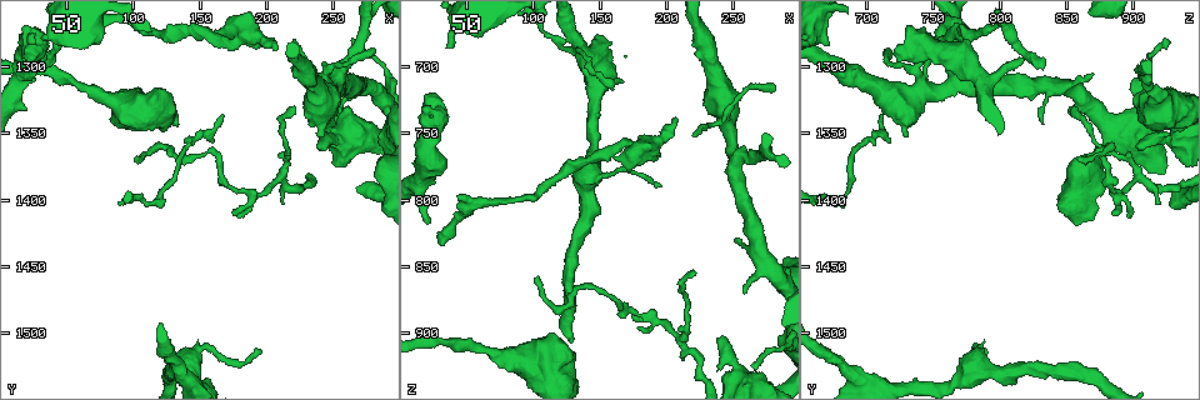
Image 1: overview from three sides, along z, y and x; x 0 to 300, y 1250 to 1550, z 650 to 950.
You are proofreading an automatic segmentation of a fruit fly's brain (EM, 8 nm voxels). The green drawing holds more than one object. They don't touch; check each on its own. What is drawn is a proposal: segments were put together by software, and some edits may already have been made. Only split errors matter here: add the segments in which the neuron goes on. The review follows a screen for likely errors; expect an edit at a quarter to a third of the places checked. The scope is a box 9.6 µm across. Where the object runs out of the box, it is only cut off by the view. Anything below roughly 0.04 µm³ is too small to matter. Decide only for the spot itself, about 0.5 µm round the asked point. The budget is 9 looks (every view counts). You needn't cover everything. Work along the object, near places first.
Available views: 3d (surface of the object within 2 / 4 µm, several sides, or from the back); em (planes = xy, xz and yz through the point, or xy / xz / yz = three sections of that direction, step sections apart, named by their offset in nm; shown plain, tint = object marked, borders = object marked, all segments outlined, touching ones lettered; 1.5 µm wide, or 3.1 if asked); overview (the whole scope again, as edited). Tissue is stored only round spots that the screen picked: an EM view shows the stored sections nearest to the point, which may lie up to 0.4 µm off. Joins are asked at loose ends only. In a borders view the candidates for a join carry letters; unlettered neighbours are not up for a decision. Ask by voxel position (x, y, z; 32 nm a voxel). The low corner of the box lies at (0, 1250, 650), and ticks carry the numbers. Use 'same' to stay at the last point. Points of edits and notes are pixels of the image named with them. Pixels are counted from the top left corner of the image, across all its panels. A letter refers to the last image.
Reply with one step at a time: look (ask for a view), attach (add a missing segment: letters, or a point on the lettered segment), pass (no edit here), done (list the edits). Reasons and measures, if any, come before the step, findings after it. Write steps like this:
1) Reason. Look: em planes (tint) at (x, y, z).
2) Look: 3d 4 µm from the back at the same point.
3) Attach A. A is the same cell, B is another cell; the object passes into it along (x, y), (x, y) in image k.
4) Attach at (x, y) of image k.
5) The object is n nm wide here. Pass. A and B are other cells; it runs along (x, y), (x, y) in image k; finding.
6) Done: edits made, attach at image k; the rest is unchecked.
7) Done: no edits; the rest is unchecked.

Branch stops here. Look: em yz step 4 (tint) at (256, 1306, 870).

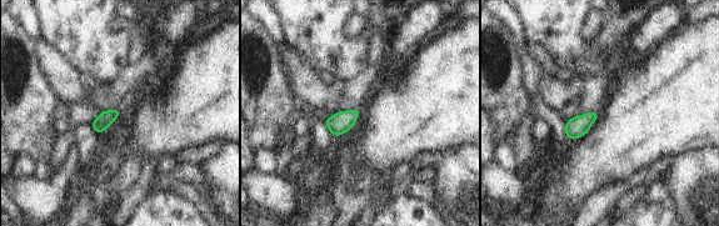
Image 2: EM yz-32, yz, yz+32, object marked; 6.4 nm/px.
Look: em planes (borders) at the same point.

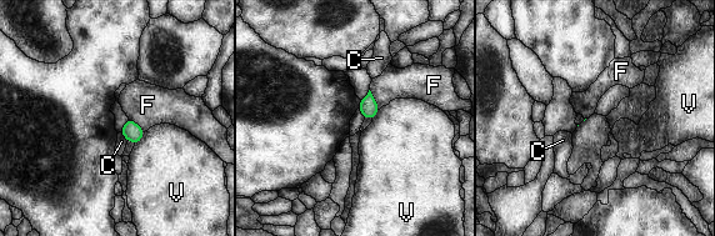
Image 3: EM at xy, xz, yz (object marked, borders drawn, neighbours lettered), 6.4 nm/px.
Pass. C, F and V are other cells; a border runs along (369, 90), (378, 109) in image 3; no lettered segment goes on from it.

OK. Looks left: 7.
Thin end. Look: em planes (plain) at (282, 1286, 718).

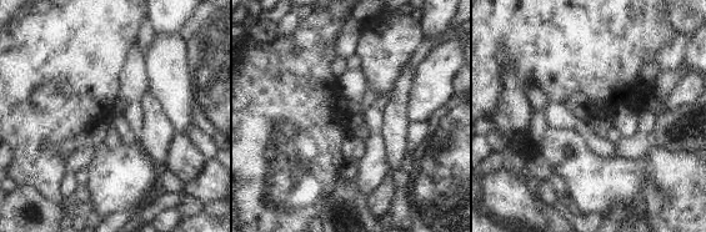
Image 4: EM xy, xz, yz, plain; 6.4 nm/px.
See the neighbours. Look: em planes (borders) at the same point.

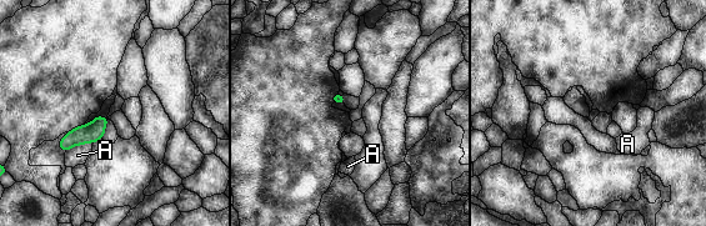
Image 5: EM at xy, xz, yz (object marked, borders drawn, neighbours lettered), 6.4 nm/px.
The longest contact is with A, 190 nm. Pass. A is another cell; a border runs along (93, 142), (74, 145), (66, 151) in image 5; no lettered segment goes on from it.

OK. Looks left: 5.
An open end. Look: em planes (borders) at (246, 1364, 902).

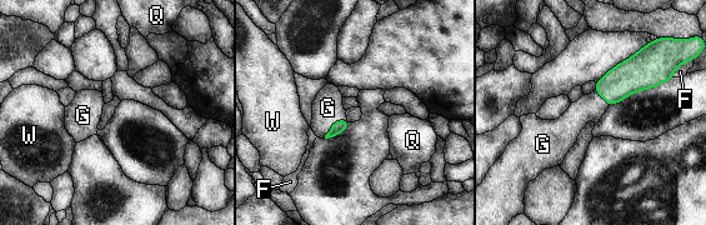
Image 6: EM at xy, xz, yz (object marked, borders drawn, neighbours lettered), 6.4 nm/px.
Attach G. G is the same cell, F, Q and W are other cells; the object passes into it along (339, 126), (333, 124), (328, 108) in image 6; it goes on there.

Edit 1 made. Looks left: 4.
Look: overview.

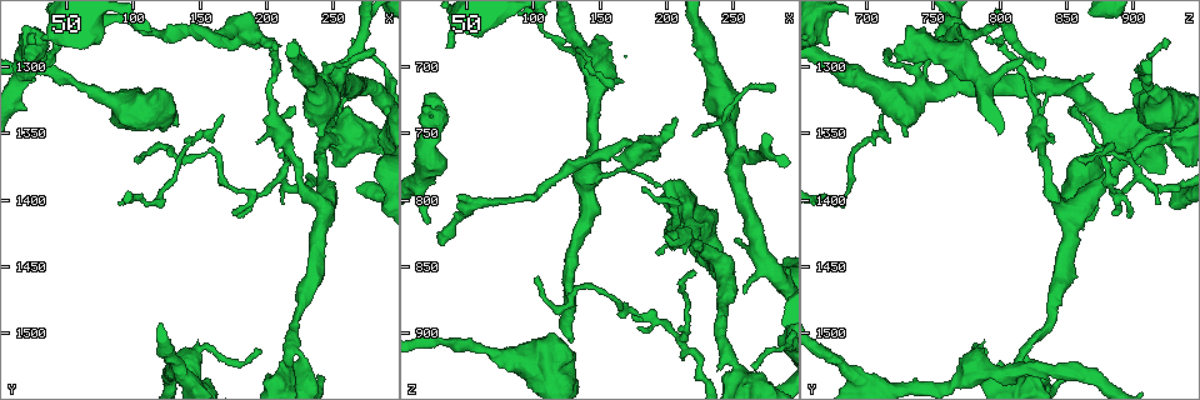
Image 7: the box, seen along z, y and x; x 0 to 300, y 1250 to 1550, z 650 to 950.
Free end. Look: em planes (plain) at (30, 1294, 832).

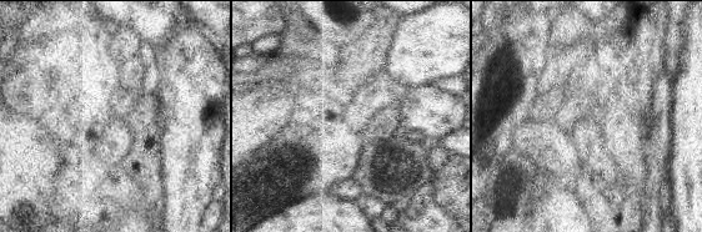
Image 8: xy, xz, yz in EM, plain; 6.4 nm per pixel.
What lies round it. Look: em planes (borders) at the same point.

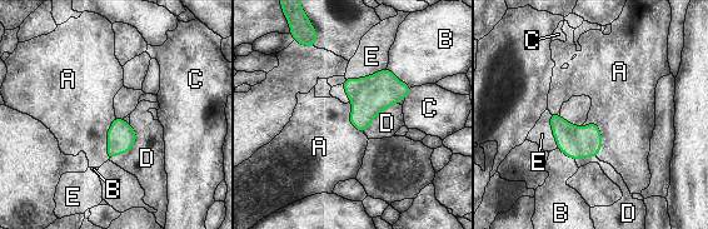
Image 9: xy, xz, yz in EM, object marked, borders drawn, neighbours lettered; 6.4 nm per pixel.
Pass. A, B, C, D and E are other cells; no lettered segment goes on from it.

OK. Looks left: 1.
Done: edits made, attach at image 6; the rest is unchecked.

